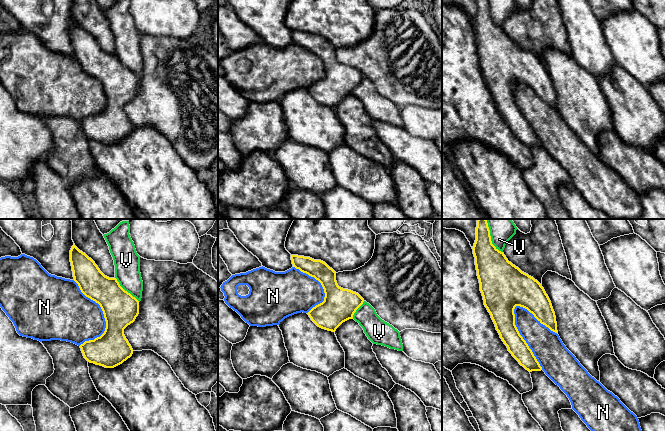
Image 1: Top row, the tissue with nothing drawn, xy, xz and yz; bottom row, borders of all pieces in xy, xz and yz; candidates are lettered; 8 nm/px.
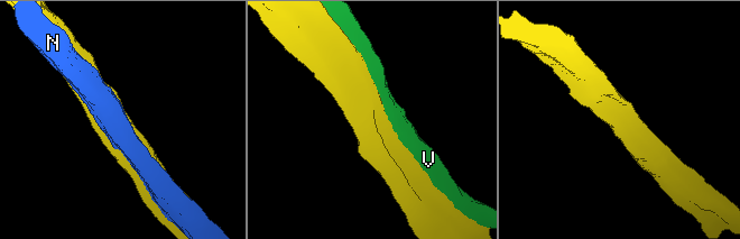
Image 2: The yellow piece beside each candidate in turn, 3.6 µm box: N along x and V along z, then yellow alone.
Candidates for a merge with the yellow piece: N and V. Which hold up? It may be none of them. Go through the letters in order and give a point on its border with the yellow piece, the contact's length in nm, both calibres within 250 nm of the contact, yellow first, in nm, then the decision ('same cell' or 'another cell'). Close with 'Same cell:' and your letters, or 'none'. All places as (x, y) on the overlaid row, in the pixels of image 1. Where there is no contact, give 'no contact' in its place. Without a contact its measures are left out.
N: yz (522, 337) | 550 nm | 190/260 nm | another cell
V: yz (490, 236) | 300 nm | 260/200 nm | another cell
Same cell: none

